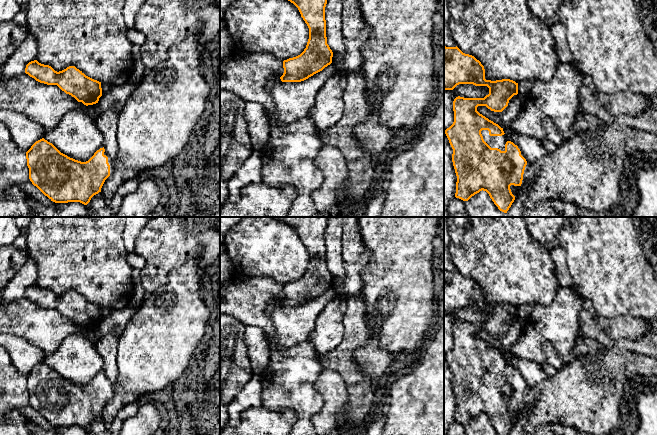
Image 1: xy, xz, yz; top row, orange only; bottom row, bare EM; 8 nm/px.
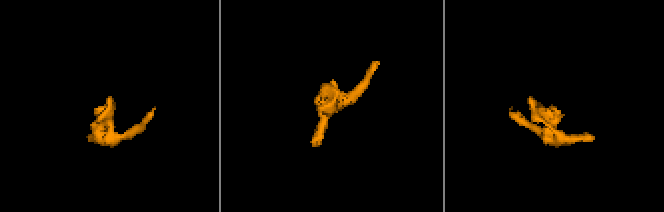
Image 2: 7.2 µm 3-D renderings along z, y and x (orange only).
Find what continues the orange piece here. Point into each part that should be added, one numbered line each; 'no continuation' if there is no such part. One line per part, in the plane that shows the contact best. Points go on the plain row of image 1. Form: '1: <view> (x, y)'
1: yz (499, 366)

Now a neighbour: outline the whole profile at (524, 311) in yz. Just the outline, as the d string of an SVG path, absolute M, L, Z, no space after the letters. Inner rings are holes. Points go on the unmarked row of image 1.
M525 304L518 307L518 319L526 321L534 309L534 305Z

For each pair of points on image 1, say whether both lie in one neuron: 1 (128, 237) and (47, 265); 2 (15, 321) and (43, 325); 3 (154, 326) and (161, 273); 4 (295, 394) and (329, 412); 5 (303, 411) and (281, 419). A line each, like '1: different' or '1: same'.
1: different
2: same
3: different
4: different
5: different

